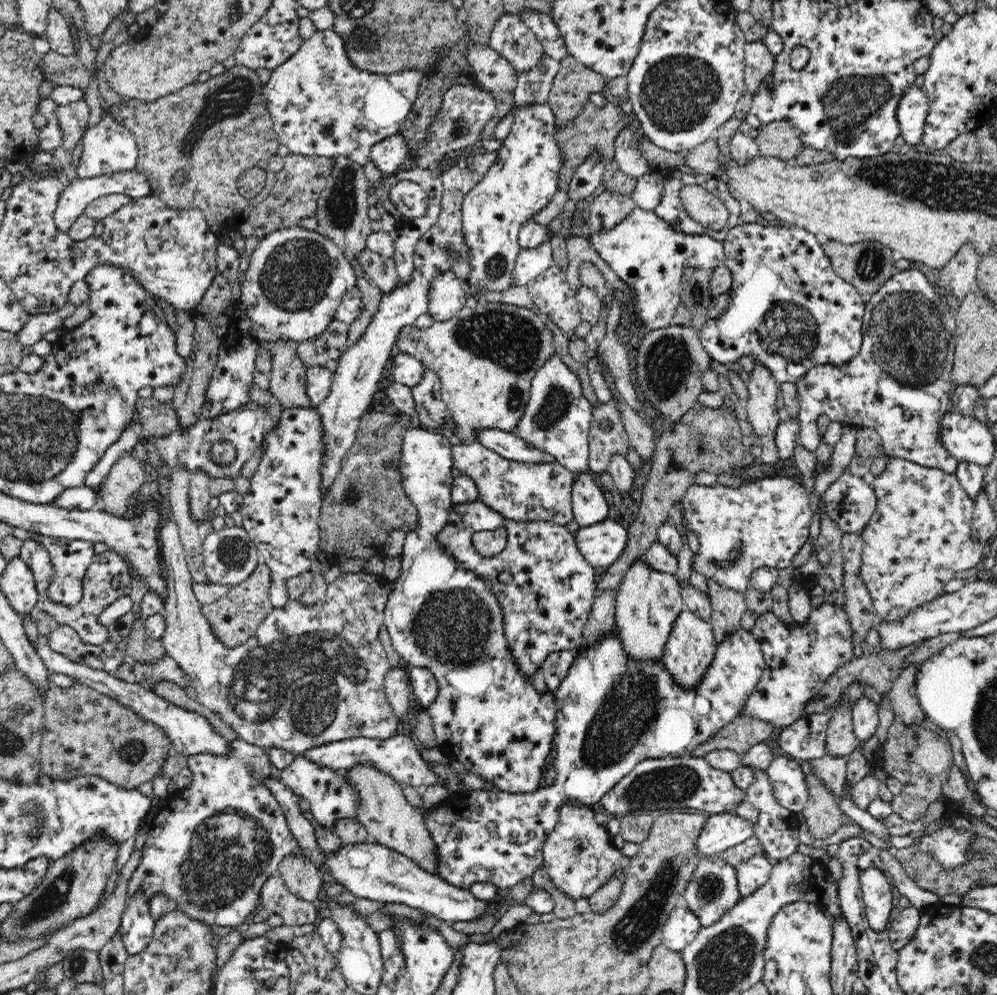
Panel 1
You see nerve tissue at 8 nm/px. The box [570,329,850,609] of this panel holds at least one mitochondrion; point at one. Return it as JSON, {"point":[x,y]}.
{"point":[668,361]}

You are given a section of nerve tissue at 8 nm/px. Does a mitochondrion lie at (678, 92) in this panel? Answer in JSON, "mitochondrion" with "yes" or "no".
{"mitochondrion":"yes"}

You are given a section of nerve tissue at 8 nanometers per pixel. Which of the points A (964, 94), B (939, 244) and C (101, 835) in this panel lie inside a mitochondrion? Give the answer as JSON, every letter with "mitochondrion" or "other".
{"A":"other","B":"other","C":"other"}

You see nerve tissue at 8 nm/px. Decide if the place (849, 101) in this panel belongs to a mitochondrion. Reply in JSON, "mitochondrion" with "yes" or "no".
{"mitochondrion":"yes"}

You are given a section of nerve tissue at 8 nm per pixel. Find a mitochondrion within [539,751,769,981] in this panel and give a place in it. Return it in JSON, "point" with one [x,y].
{"point":[631,933]}

